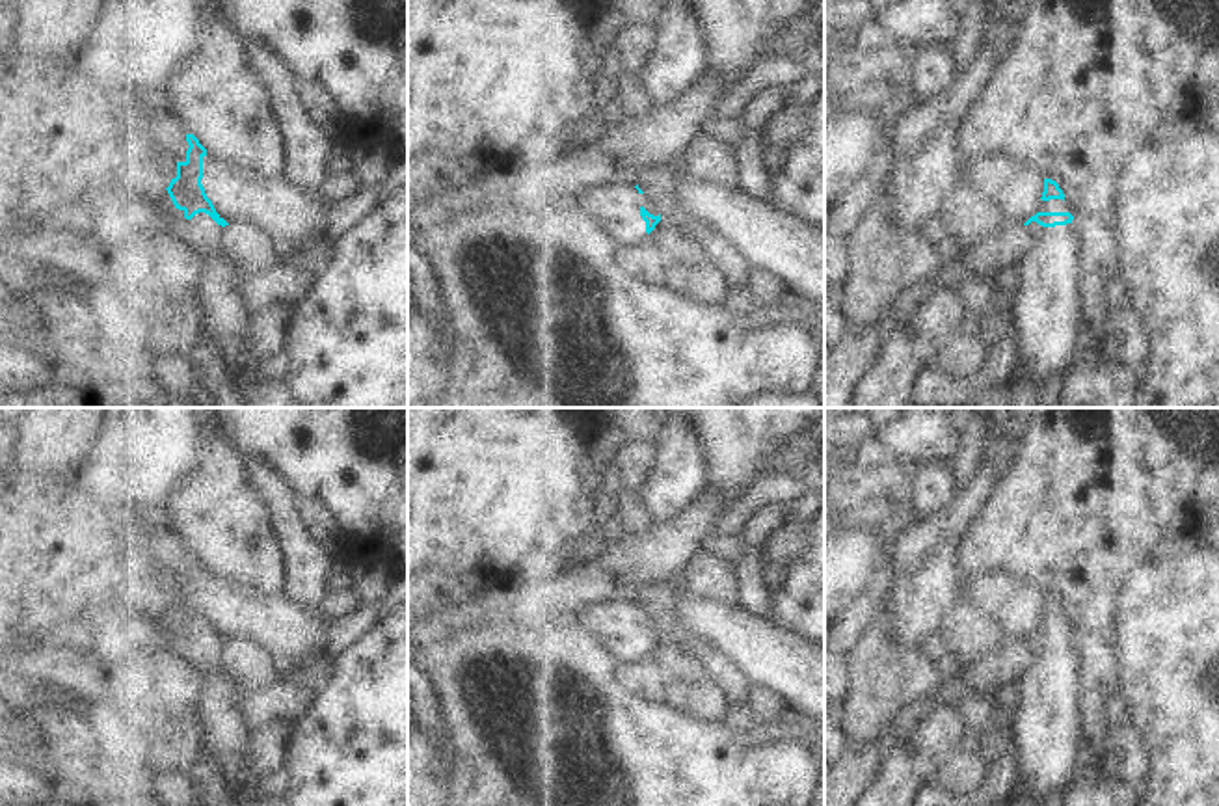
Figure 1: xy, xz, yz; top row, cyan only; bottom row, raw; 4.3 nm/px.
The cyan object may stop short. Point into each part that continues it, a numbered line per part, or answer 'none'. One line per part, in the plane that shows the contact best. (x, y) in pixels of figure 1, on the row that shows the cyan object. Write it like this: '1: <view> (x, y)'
1: xz (618, 207)

